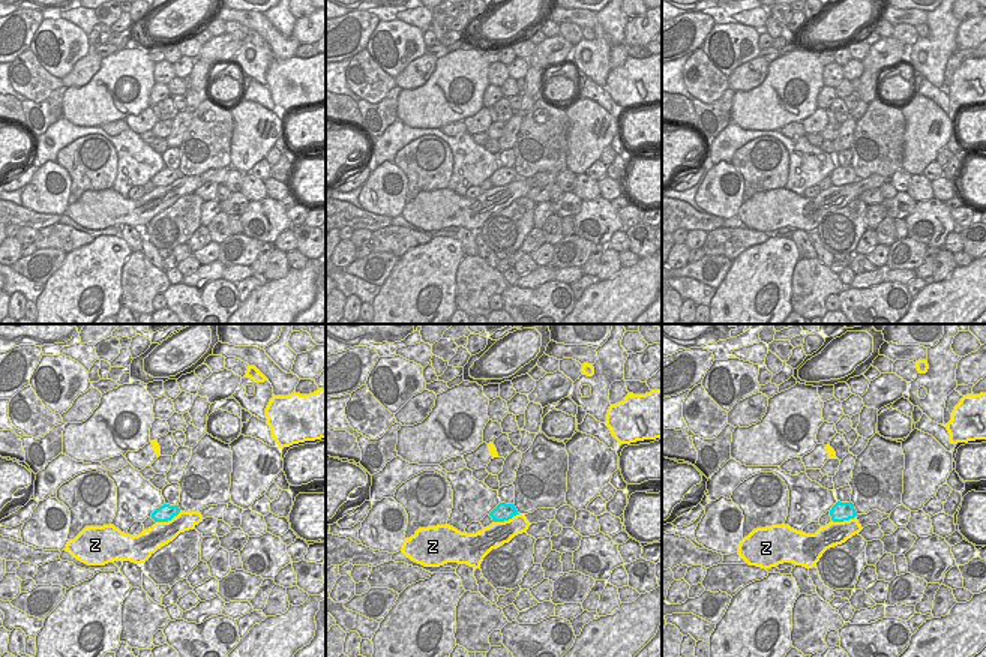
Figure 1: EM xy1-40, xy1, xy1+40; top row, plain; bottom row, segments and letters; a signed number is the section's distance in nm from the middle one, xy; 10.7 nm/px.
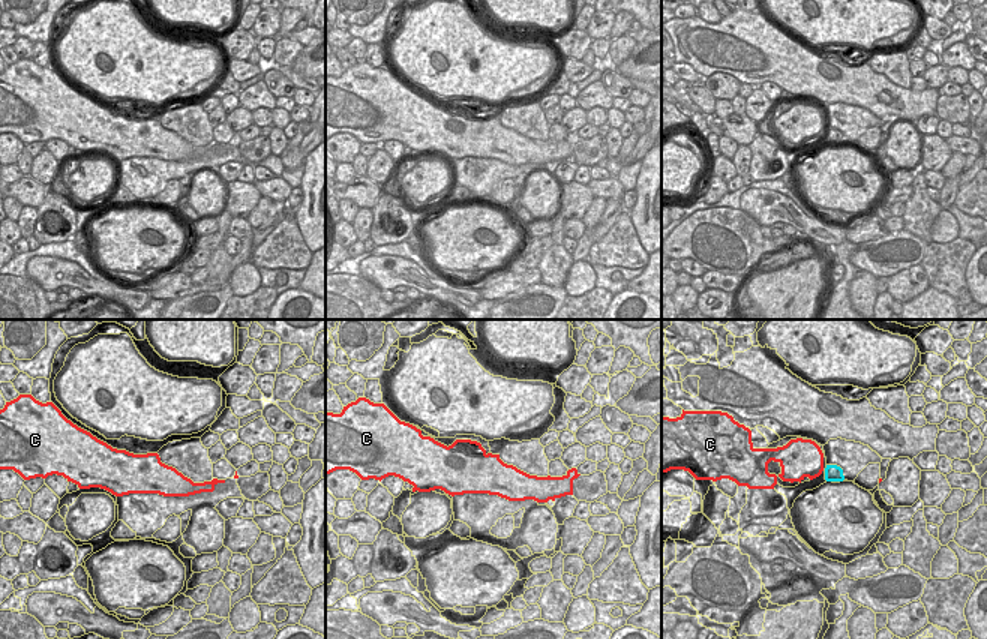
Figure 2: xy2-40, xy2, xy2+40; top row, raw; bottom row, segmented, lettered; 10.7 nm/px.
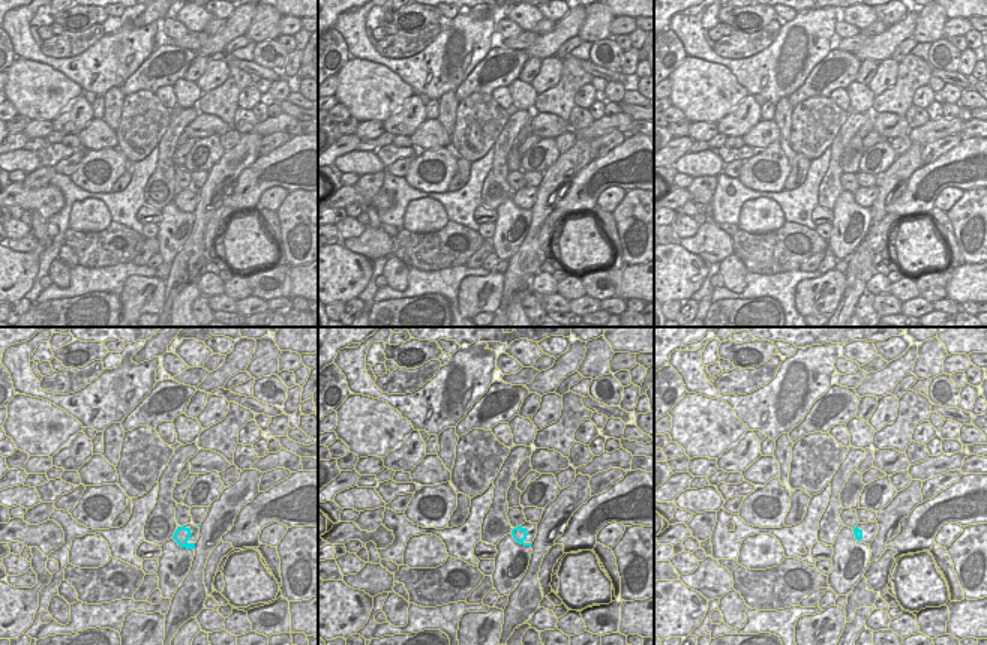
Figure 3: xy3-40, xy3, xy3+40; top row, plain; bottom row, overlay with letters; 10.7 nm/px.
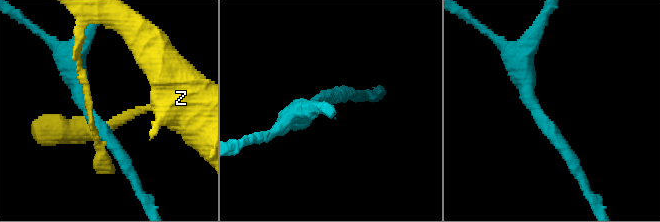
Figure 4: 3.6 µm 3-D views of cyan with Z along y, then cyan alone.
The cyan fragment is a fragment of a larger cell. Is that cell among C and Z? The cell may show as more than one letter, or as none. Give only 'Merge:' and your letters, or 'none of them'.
Merge: none of them

